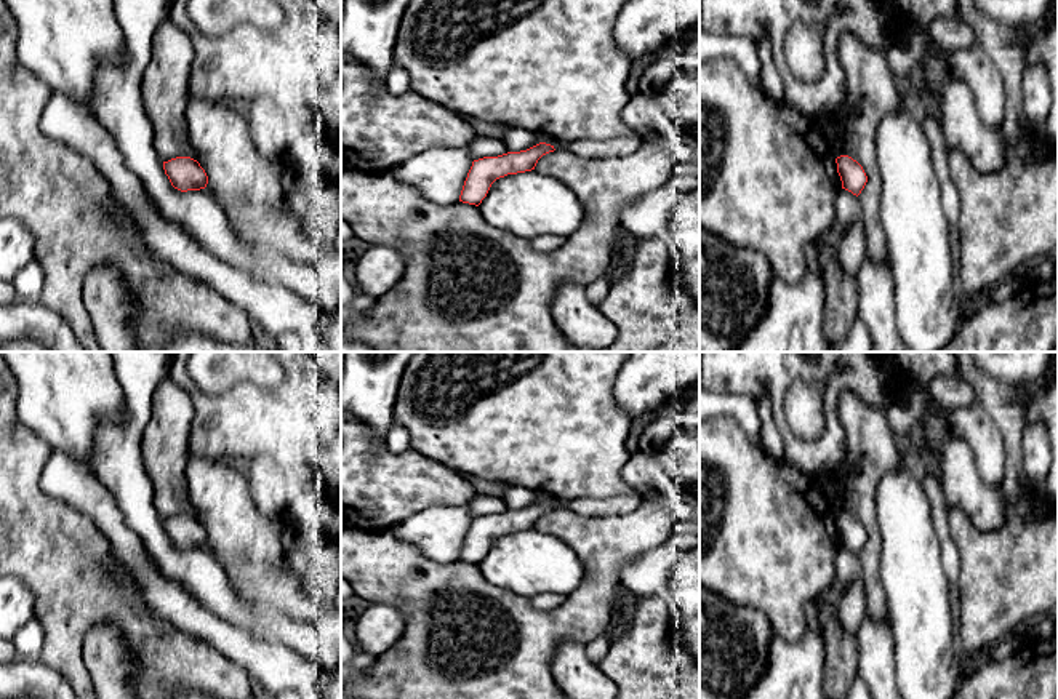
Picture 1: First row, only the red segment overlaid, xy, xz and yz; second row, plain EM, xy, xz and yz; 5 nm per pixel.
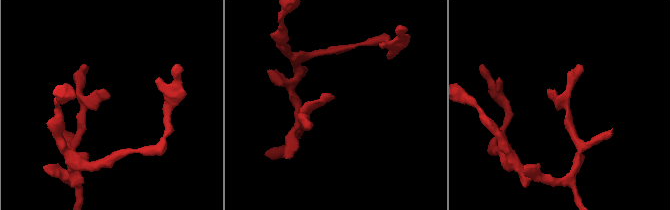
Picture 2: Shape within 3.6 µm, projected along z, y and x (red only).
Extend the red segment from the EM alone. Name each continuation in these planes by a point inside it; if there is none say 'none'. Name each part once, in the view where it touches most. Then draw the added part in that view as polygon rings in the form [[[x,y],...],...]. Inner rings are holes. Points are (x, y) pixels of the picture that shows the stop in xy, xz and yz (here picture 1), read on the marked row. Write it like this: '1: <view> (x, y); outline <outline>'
none

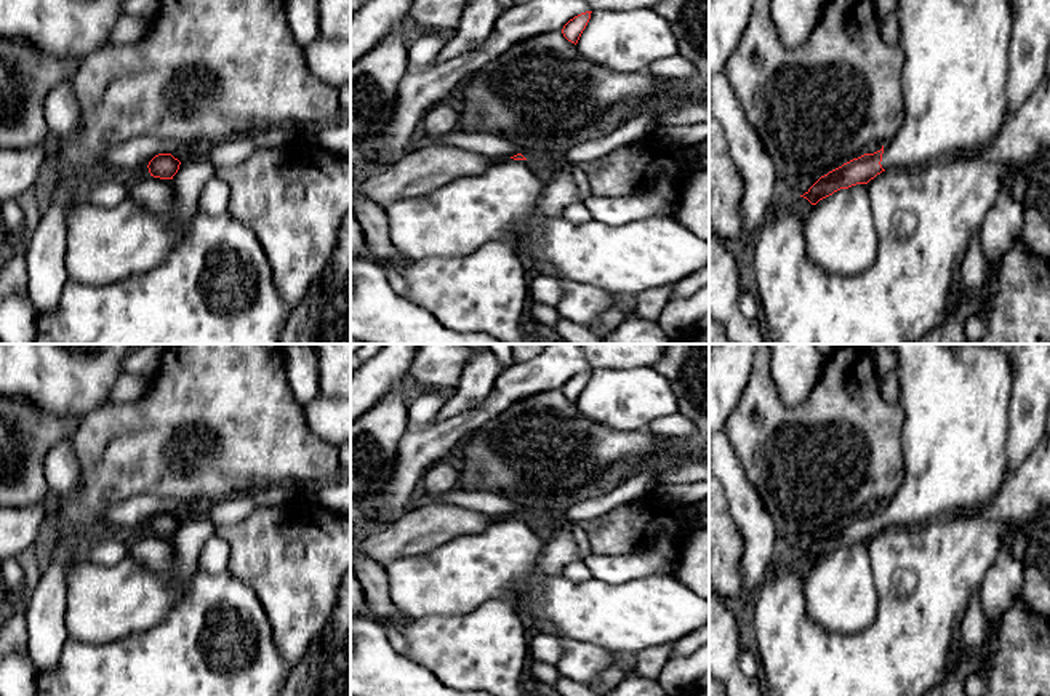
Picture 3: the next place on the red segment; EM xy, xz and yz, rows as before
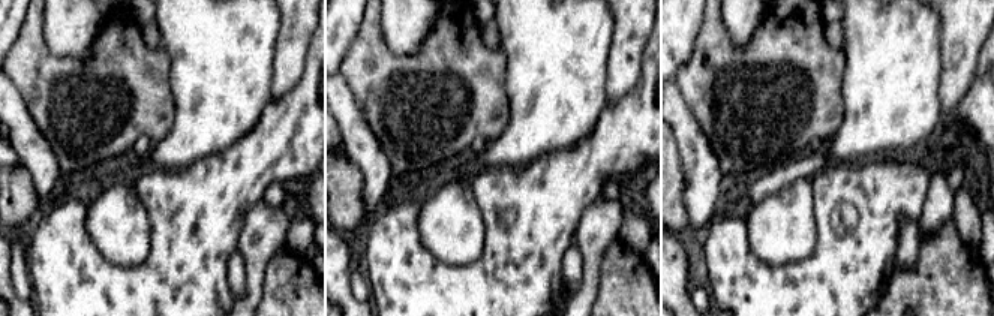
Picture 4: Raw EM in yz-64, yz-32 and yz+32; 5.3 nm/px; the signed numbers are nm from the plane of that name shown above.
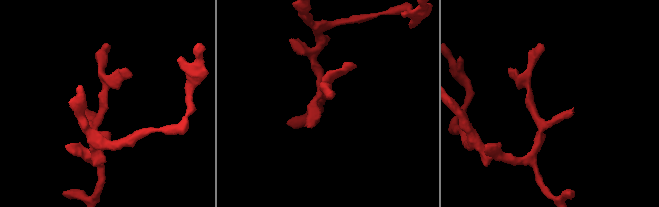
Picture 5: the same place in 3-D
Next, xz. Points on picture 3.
1: xz (503, 202); outline [[[506,158],[475,176],[458,178],[453,182],[424,195],[394,202],[386,206],[392,246],[403,262],[434,258],[466,258],[487,242],[512,240],[527,266],[544,262],[562,278],[600,288],[610,294],[639,294],[656,286],[675,285],[709,264],[709,242],[695,235],[672,216],[650,216],[624,226],[607,226],[595,218],[575,224],[559,216],[543,218],[543,234],[533,235],[539,216],[539,200],[544,184],[530,170],[528,160]]]

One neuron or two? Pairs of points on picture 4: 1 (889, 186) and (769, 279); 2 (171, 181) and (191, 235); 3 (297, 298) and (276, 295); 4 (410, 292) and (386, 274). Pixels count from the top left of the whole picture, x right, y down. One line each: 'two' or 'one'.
1: one
2: one
3: one
4: one

